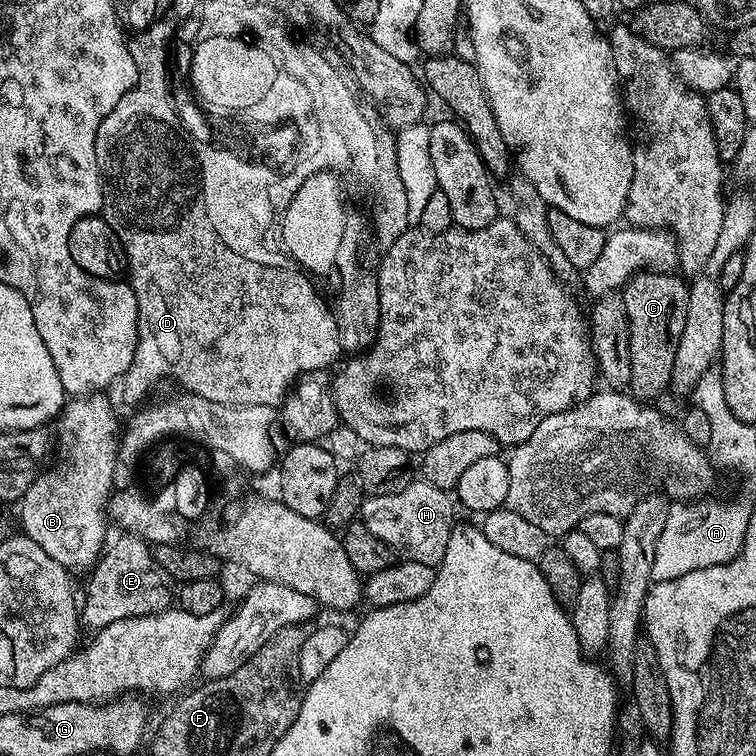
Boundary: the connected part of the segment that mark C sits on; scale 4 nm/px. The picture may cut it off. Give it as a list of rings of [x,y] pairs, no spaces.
[[[646,271],[633,276],[624,285],[622,295],[626,306],[626,318],[630,326],[628,388],[635,400],[656,402],[664,391],[669,391],[672,382],[678,342],[682,342],[682,330],[686,327],[688,284],[672,272]]]

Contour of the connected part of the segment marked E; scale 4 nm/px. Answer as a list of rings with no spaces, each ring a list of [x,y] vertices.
[[[120,534],[116,541],[105,547],[91,569],[88,589],[82,592],[80,622],[85,629],[99,630],[122,618],[149,616],[162,612],[174,600],[174,581],[158,566],[152,548],[141,536]]]

